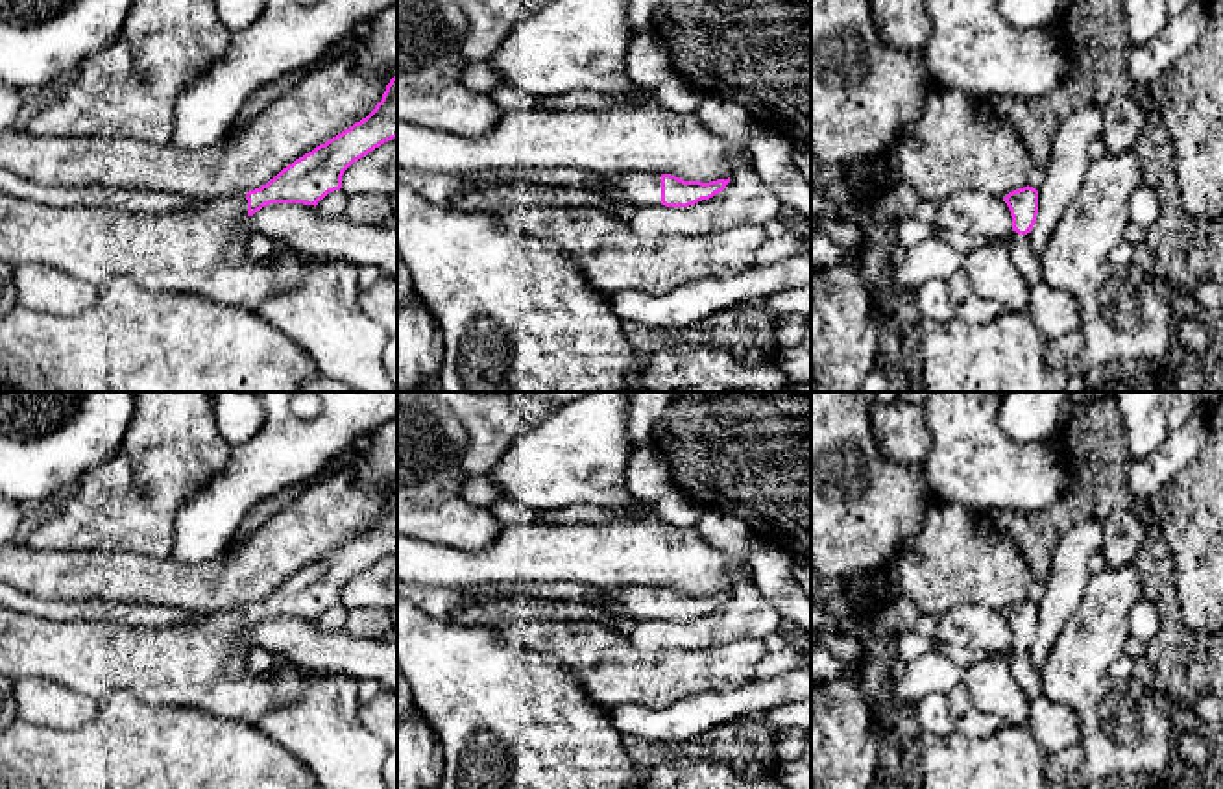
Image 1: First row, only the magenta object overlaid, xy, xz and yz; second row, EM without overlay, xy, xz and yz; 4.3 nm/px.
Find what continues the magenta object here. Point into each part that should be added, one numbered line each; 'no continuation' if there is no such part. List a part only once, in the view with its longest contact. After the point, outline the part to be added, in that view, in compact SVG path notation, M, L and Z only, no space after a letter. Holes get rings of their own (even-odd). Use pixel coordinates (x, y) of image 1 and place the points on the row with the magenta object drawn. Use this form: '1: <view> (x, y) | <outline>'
1: xz (638, 189) | M623 172L613 177L606 177L604 196L632 207L660 205L661 176L652 172Z

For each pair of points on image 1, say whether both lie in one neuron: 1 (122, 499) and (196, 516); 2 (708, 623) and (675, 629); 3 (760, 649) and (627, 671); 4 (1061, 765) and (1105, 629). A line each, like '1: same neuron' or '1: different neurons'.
1: different neurons
2: same neuron
3: same neuron
4: different neurons

